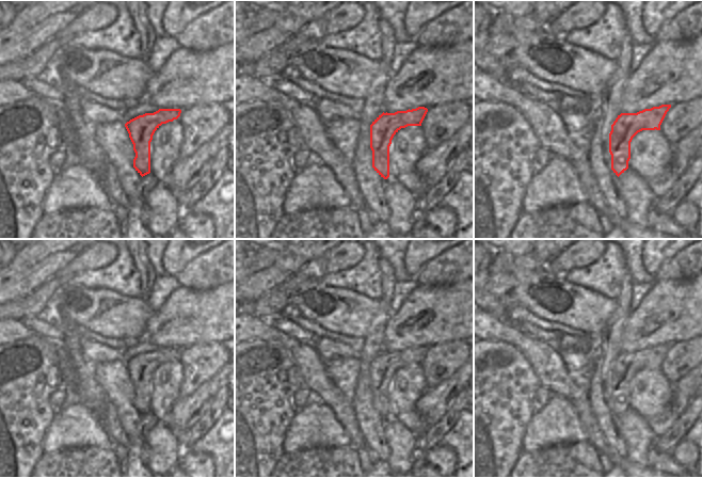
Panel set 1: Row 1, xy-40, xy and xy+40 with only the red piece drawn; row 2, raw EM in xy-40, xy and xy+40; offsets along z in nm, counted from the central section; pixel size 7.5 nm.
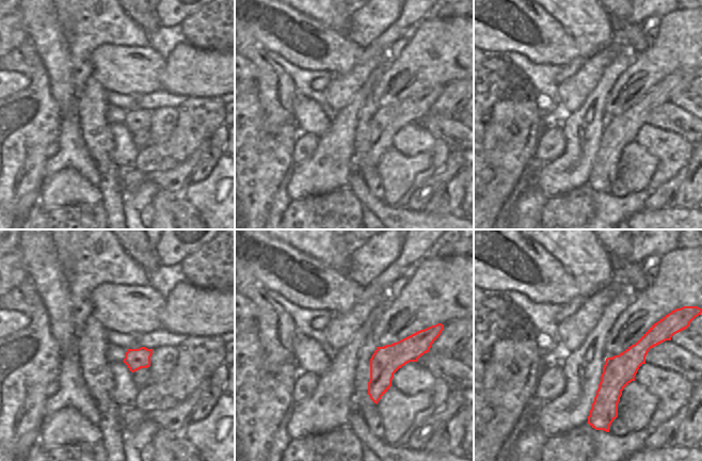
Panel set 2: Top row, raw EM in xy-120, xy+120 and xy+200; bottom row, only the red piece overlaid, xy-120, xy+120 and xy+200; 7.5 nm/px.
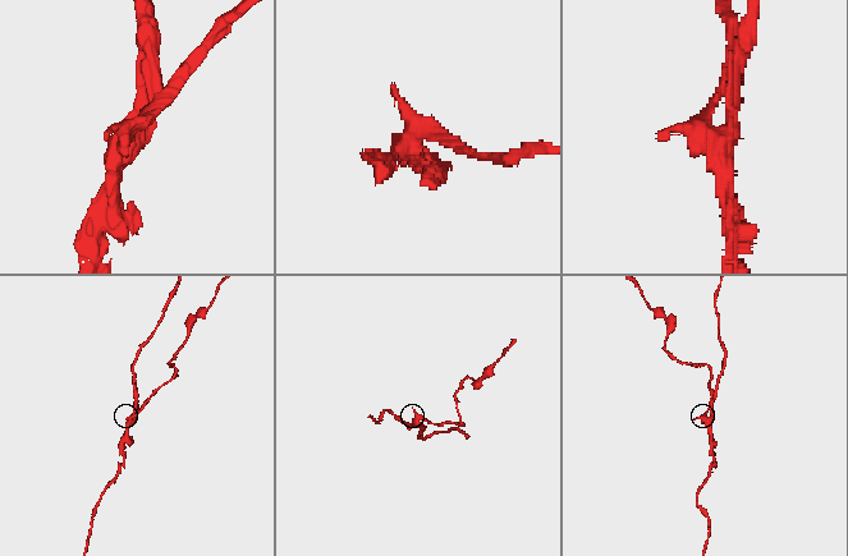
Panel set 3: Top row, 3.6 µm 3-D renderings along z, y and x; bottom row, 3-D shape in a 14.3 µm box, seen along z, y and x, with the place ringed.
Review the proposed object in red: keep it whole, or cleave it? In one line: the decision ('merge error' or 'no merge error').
merge error

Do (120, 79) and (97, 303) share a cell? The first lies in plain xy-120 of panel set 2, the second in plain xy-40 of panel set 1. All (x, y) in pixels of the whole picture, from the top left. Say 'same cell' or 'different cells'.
same cell

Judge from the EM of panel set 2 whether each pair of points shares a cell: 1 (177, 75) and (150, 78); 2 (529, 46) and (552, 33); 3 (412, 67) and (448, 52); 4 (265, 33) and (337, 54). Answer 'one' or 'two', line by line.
1: two
2: one
3: one
4: one

